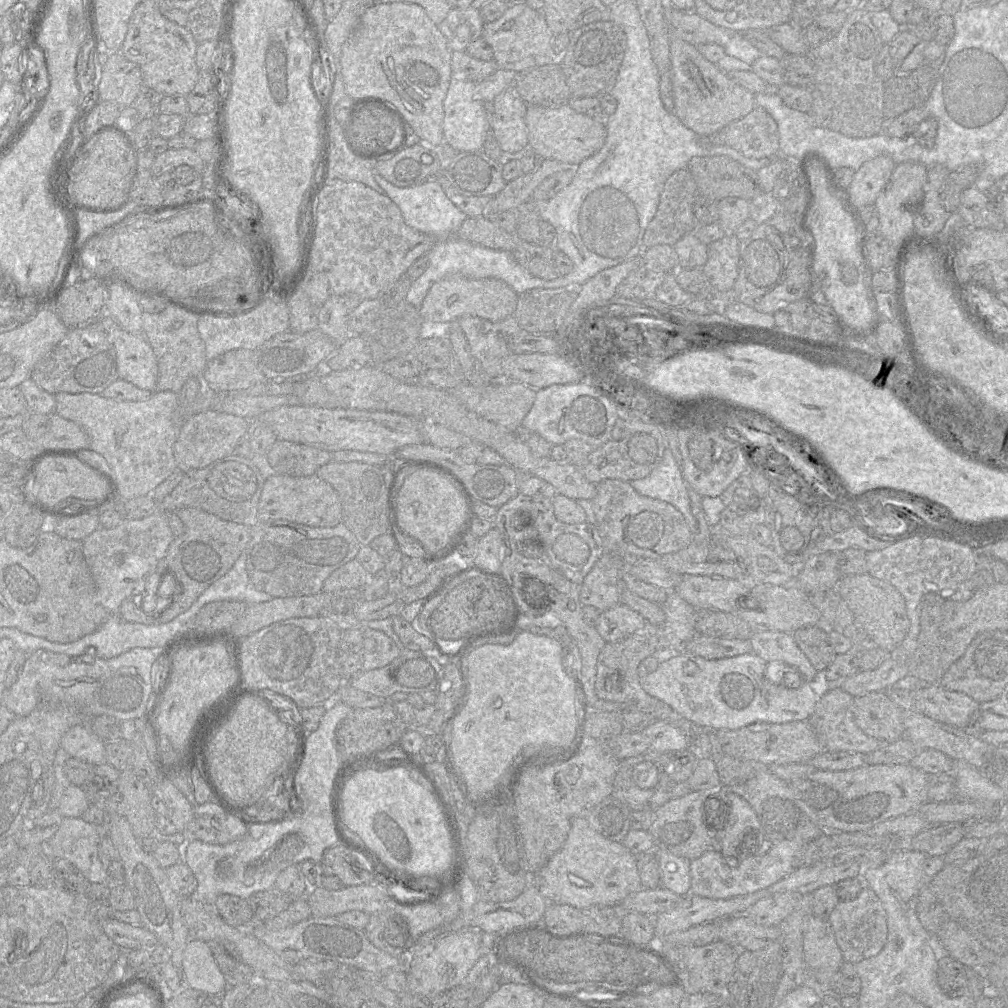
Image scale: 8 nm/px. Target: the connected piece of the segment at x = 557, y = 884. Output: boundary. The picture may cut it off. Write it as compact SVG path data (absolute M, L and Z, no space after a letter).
M575 817L563 846L548 860L548 862L531 876L539 892L549 903L571 905L579 910L593 906L618 906L629 894L642 888L636 856L622 843L611 841L589 824L586 817Z

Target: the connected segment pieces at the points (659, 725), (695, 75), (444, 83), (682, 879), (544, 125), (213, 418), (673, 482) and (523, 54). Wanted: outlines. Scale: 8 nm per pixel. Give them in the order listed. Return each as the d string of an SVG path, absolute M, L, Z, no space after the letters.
M655 720L642 733L649 739L650 750L648 752L666 753L689 749L685 734L670 723Z
M670 30L670 61L674 98L674 114L687 128L700 137L709 137L730 123L748 115L755 107L755 95L731 81L717 65L709 62L699 52L698 47L679 37L672 37Z
M402 2L373 5L364 11L358 25L345 41L340 52L340 68L346 95L352 98L352 100L361 98L377 98L389 103L402 118L405 128L410 126L413 132L422 140L426 140L434 146L440 145L443 142L443 102L452 80L451 55L452 51L448 48L445 37L439 31L438 26L430 20L425 10L420 5Z
M658 851L661 886L679 896L690 895L690 860L667 851Z
M568 103L555 108L528 106L525 121L529 148L542 159L557 160L569 166L577 166L598 152L606 139L605 119L578 113Z
M212 409L190 416L181 426L173 446L176 468L186 473L232 455L238 440L247 434L249 425L250 421L245 418Z
M666 448L661 461L648 476L629 483L640 495L674 506L684 516L694 541L695 519L691 513L688 486L669 448Z
M525 2L510 4L497 20L483 26L482 38L492 47L493 60L499 69L519 72L558 62L552 40L554 34L548 27L541 11L529 7Z

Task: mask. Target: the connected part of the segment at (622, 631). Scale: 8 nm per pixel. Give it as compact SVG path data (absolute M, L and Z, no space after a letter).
M623 603L601 612L595 626L606 643L623 640L647 627L645 618Z

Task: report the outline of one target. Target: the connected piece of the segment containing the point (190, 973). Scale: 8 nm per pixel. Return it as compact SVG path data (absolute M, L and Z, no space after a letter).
M190 939L182 953L183 986L220 998L227 989L224 974L218 968L207 942Z

